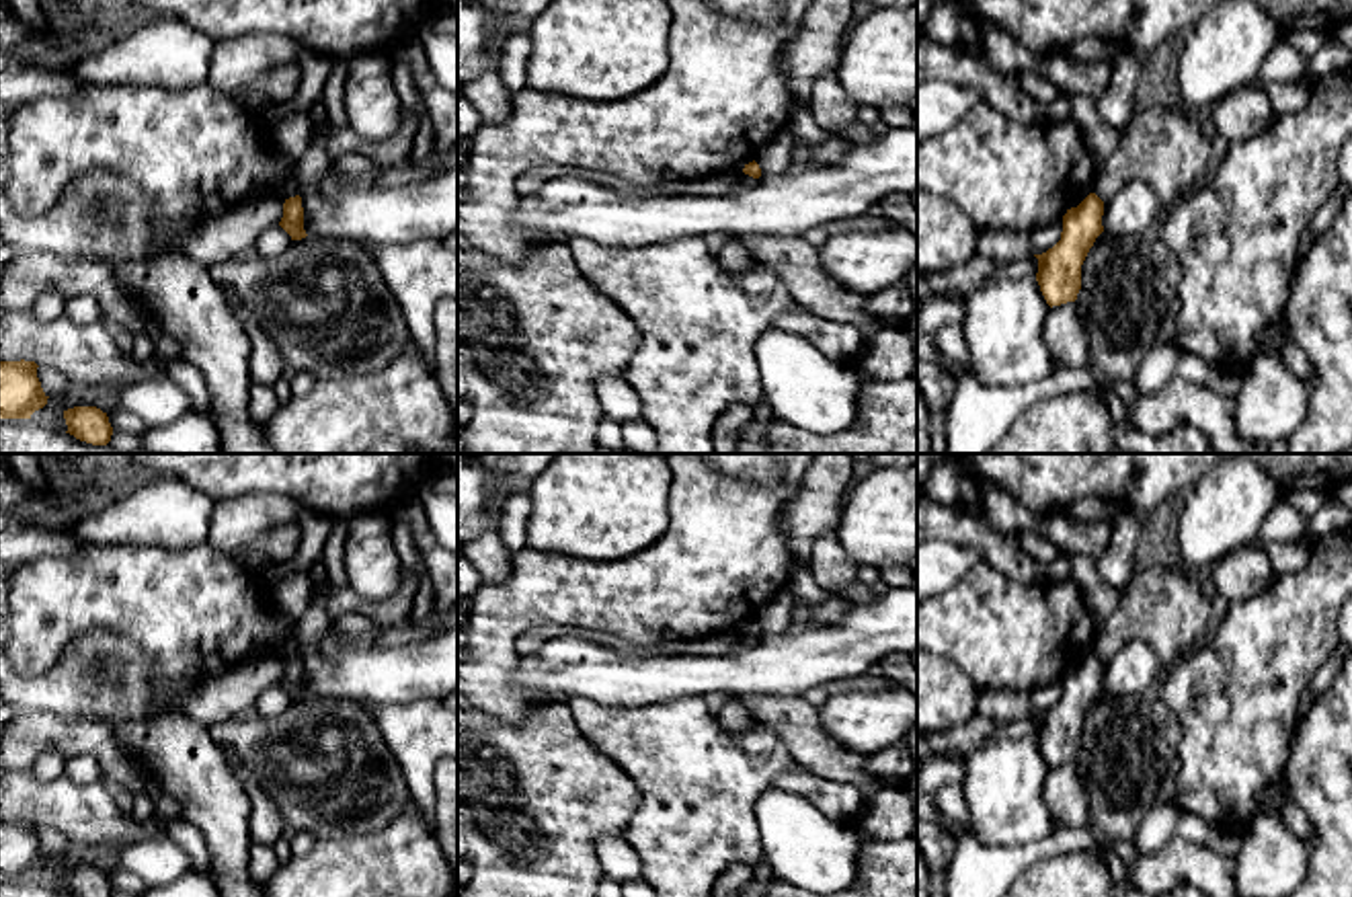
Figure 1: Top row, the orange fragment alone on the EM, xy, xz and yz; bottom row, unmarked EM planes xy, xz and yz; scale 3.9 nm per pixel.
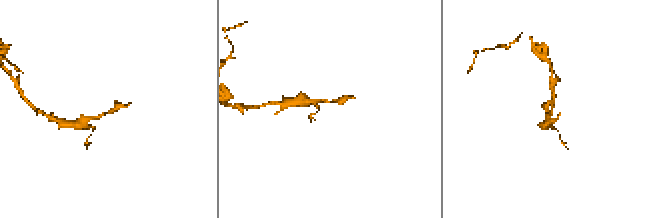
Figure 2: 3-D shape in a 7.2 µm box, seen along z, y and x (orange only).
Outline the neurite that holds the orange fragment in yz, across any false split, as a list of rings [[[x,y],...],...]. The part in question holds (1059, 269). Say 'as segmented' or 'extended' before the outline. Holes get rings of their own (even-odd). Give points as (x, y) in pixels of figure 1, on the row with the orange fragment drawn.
as segmented; [[[1089,193],[1077,207],[1063,216],[1061,240],[1038,259],[1036,281],[1046,304],[1061,306],[1075,302],[1081,289],[1081,265],[1104,232],[1102,226],[1104,201]]]

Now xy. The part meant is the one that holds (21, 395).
as segmented; [[[0,361],[0,419],[31,419],[47,404],[35,361]]]

